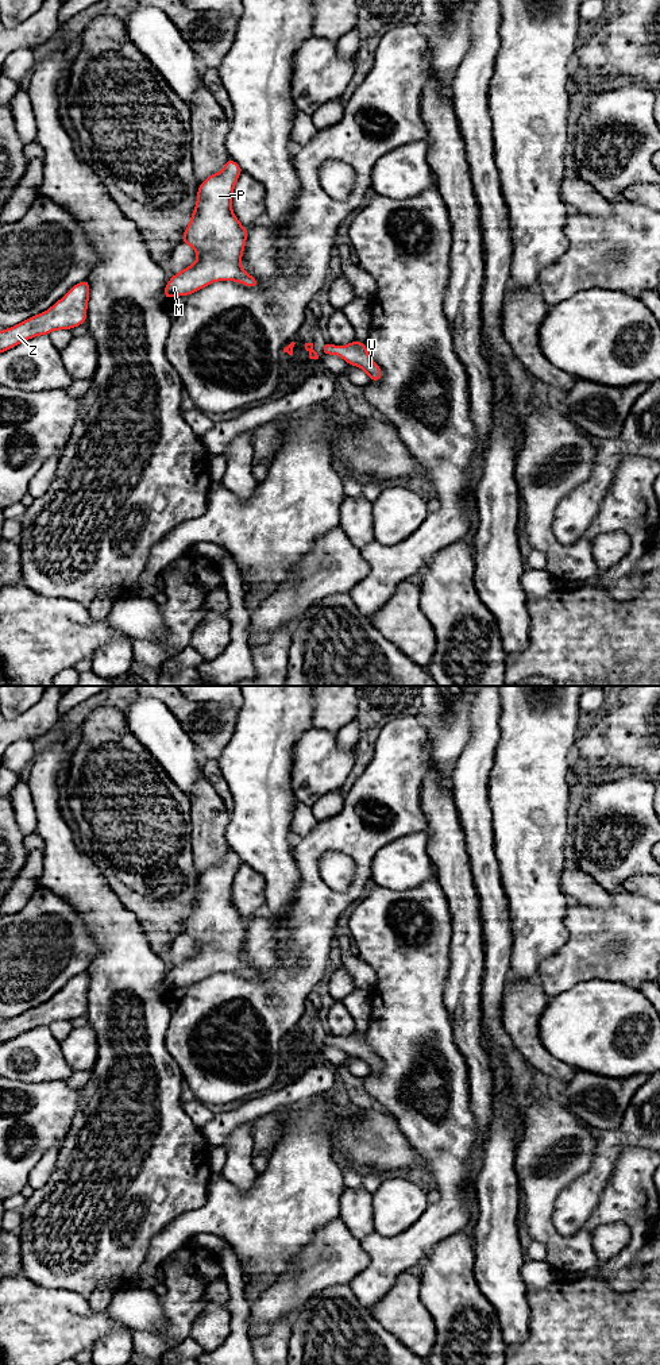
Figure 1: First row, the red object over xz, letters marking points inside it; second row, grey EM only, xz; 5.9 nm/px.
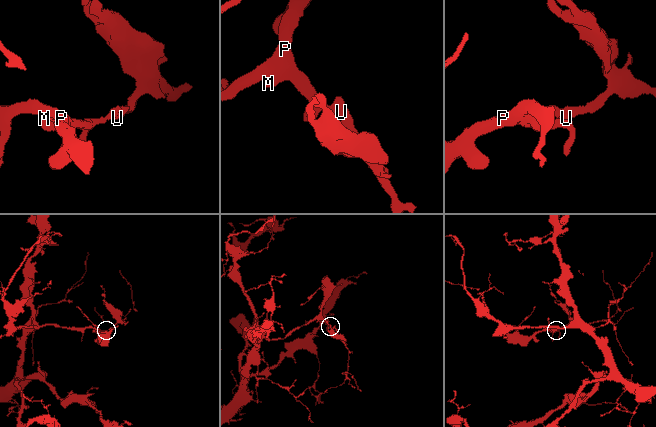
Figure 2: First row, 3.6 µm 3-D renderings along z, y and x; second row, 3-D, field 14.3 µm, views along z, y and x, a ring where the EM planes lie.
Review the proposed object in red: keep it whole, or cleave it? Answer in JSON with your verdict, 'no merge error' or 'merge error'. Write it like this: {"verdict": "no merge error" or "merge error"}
{"verdict": "no merge error"}

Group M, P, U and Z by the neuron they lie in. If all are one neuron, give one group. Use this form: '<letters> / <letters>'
M P U Z

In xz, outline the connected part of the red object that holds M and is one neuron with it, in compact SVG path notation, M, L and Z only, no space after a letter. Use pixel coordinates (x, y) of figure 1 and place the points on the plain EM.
M229 848L220 864L209 867L200 875L197 895L181 932L192 937L198 949L193 956L169 971L163 980L165 991L192 986L216 972L236 972L248 979L259 978L259 972L240 959L248 919L239 914L231 898L232 883L242 863L242 859Z

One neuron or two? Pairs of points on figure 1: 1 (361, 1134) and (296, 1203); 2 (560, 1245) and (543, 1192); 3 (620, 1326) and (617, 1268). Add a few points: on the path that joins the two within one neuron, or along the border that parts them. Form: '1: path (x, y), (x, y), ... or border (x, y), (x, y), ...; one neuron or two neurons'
1: border (330, 1128), (332, 1155), (339, 1165); two neurons
2: path (547, 1232), (543, 1227), (543, 1206); one neuron
3: border (644, 1272), (630, 1291), (595, 1277); two neurons

